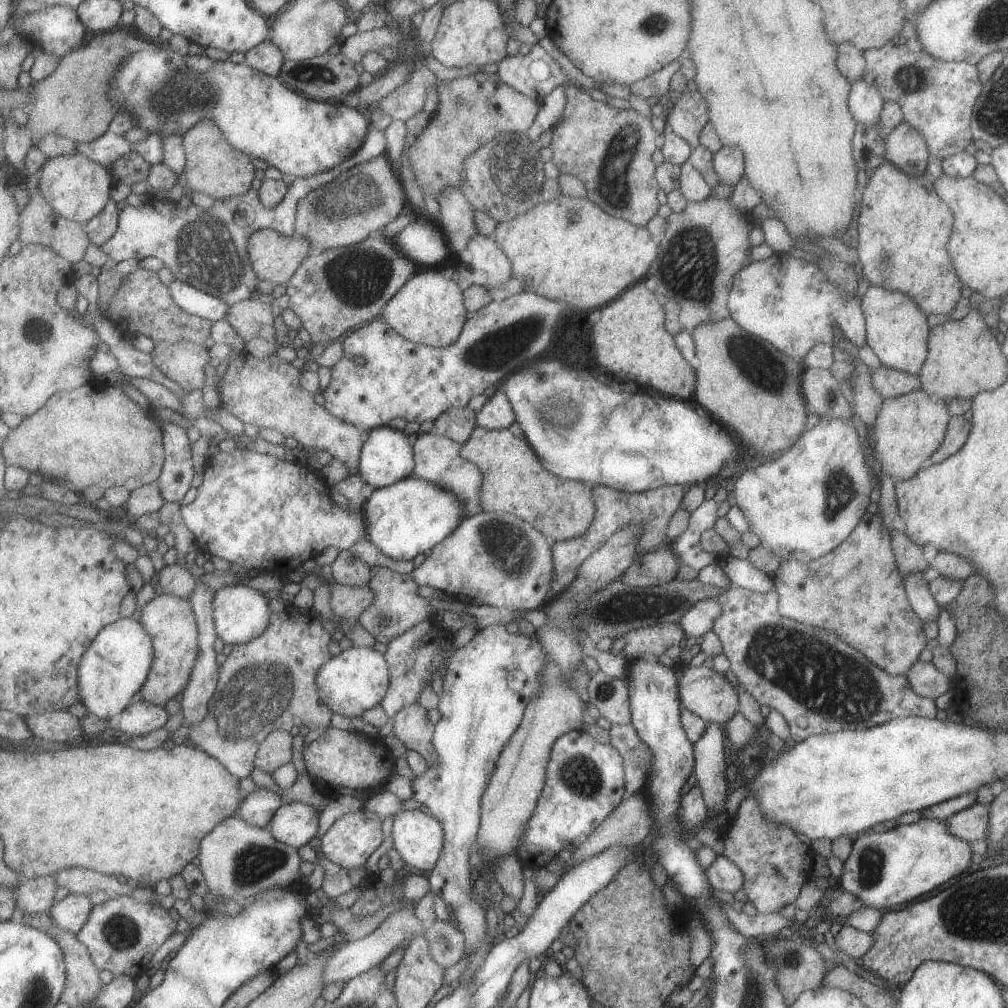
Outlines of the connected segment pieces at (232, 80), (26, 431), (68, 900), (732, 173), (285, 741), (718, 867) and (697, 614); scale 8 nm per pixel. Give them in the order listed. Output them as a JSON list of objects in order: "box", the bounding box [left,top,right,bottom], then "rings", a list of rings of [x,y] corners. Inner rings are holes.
[{"box":[110,42,371,178],"rings":[[[152,42],[149,48],[134,52],[128,56],[116,78],[112,80],[110,98],[120,112],[124,106],[134,110],[140,118],[138,128],[148,128],[152,134],[187,134],[200,123],[216,120],[226,134],[232,148],[242,150],[252,158],[262,159],[278,168],[282,173],[295,177],[309,178],[334,170],[348,158],[356,156],[360,148],[367,142],[371,134],[371,119],[364,112],[364,107],[350,108],[346,104],[330,104],[309,98],[307,95],[294,91],[281,77],[268,76],[252,68],[247,62],[216,62],[210,56],[180,54],[166,43]]]},{"box":[1,342,211,491],"rings":[[[188,342],[188,346],[198,358],[168,358],[168,364],[158,364],[158,370],[164,370],[170,378],[178,380],[184,390],[188,390],[188,396],[182,398],[186,406],[184,414],[178,414],[174,408],[158,408],[150,396],[146,397],[150,400],[152,414],[146,414],[136,398],[130,398],[122,388],[93,380],[77,390],[56,394],[44,409],[12,430],[10,438],[1,442],[8,465],[42,473],[46,479],[70,482],[79,490],[87,486],[100,487],[102,490],[126,486],[134,491],[159,482],[167,465],[163,425],[170,422],[178,424],[182,420],[190,425],[207,409],[204,390],[208,382],[206,365],[211,360],[210,348],[200,342]]]},{"box":[49,893,94,935],"rings":[[[71,893],[64,900],[56,902],[49,913],[52,914],[52,920],[58,922],[60,928],[78,935],[90,922],[94,908],[90,896]]]},{"box":[713,146,745,188],"rings":[[[723,146],[713,154],[713,164],[719,182],[736,188],[744,175],[745,162],[742,150]]]},{"box":[256,730,294,774],"rings":[[[278,730],[268,736],[256,760],[257,768],[275,774],[282,766],[294,760],[294,736],[292,732]]]},{"box":[705,855,744,894],"rings":[[[723,855],[717,856],[716,861],[705,869],[708,882],[714,891],[735,894],[743,890],[744,876],[741,871]]]},{"box":[679,597,721,636],"rings":[[[716,597],[694,603],[692,608],[679,620],[686,635],[703,636],[713,630],[714,621],[720,616],[721,604]]]}]

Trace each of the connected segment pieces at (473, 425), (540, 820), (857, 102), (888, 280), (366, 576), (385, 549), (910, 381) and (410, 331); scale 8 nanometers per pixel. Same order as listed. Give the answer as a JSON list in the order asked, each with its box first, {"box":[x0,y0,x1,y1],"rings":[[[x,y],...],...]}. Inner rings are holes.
[{"box":[433,407,479,445],"rings":[[[454,407],[439,418],[433,432],[465,445],[474,436],[478,426],[479,412],[474,407]]]},{"box":[517,730,624,867],"rings":[[[581,730],[559,738],[549,766],[547,789],[535,817],[528,822],[524,850],[517,852],[520,858],[536,858],[544,867],[562,850],[573,854],[586,844],[588,836],[624,802],[624,764],[618,752],[611,743],[602,744]]]},{"box":[848,80,885,130],"rings":[[[856,80],[852,84],[848,105],[850,114],[856,122],[882,130],[882,124],[878,120],[880,120],[880,112],[884,104],[885,101],[880,92],[874,86],[867,84],[866,80]]]},{"box":[856,161,962,314],"rings":[[[886,161],[883,166],[873,171],[870,180],[868,180],[868,184],[866,184],[865,189],[863,189],[859,195],[859,199],[861,202],[861,210],[856,229],[858,232],[858,247],[856,250],[858,252],[859,262],[862,264],[864,278],[866,278],[872,286],[880,286],[880,288],[884,288],[884,290],[892,290],[892,292],[906,294],[906,296],[912,298],[912,302],[922,310],[922,314],[924,314],[924,312],[926,312],[926,314],[951,314],[952,311],[955,310],[954,306],[956,306],[956,302],[958,302],[960,296],[962,296],[962,282],[960,282],[958,276],[956,276],[956,270],[954,270],[954,266],[952,266],[952,260],[950,260],[948,248],[946,248],[946,244],[948,244],[948,240],[950,240],[950,234],[952,234],[954,216],[952,216],[949,207],[938,198],[938,194],[936,194],[936,190],[934,190],[934,184],[930,182],[930,178],[926,175],[918,176],[918,178],[910,178],[908,174],[904,174],[902,170],[898,170],[892,162]]]},{"box":[332,550,373,587],"rings":[[[354,550],[340,551],[332,567],[336,583],[340,585],[362,587],[371,584],[373,568]]]},{"box":[364,478,466,561],"rings":[[[406,478],[393,486],[376,489],[364,507],[368,539],[386,556],[399,561],[418,558],[420,554],[434,551],[466,519],[465,502],[446,488],[422,478]]]},{"box":[869,365,921,399],"rings":[[[884,365],[870,369],[869,373],[873,387],[884,399],[899,397],[921,389],[921,380],[918,375],[908,374]]]},{"box":[383,268,472,347],"rings":[[[423,268],[392,298],[383,316],[390,327],[412,342],[434,347],[453,346],[460,340],[472,315],[464,292],[460,284],[450,278],[449,272]]]}]

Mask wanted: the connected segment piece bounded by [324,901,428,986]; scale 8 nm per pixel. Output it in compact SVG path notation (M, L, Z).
M408 901L408 904L404 904L398 912L394 912L371 936L349 941L342 945L340 950L330 958L330 964L328 964L326 972L324 972L324 982L326 982L326 986L330 983L340 981L345 983L352 981L354 978L368 972L368 970L372 970L374 966L382 965L396 950L400 950L400 948L404 948L404 946L412 945L412 940L414 940L416 936L426 934L428 923L420 920L416 908L417 906L414 902Z

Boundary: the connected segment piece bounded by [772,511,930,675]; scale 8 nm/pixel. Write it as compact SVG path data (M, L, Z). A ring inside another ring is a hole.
M868 511L856 526L832 552L812 564L802 564L794 559L784 559L772 574L775 590L779 594L779 613L782 616L804 622L818 628L830 628L846 644L859 650L869 661L891 675L904 675L916 662L920 653L929 647L923 628L923 620L910 606L905 580L899 571L891 545L891 531L884 526L882 515Z

